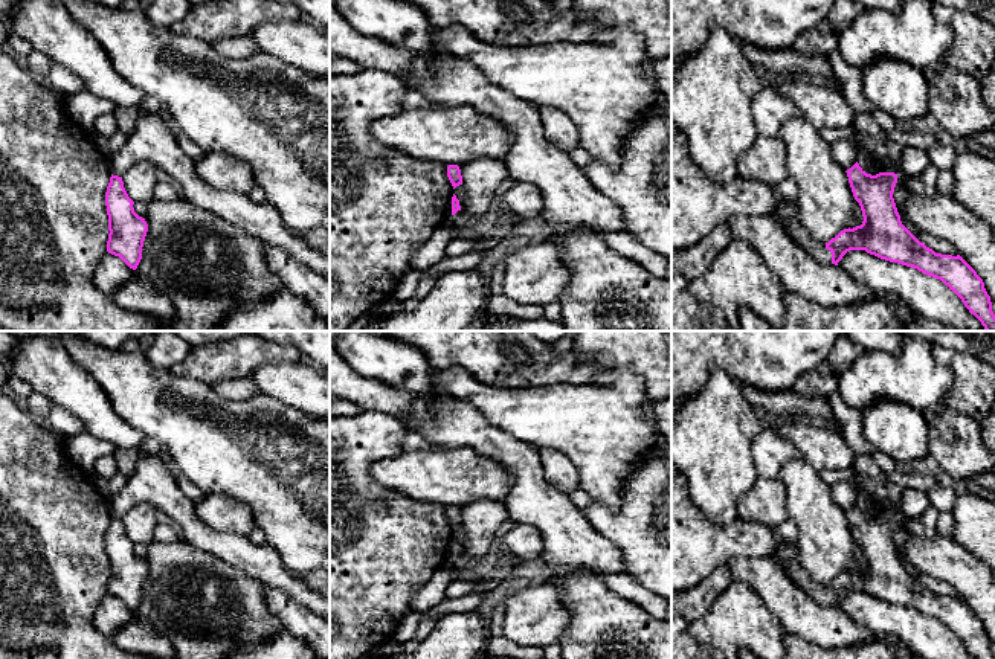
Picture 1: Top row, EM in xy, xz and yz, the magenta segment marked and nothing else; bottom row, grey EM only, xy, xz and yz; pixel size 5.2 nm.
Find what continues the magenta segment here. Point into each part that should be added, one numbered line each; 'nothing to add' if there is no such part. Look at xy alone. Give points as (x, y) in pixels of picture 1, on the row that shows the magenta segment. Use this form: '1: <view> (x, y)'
nothing to add

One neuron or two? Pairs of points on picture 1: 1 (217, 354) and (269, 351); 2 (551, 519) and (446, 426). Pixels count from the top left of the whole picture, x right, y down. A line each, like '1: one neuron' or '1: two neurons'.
1: one neuron
2: one neuron

